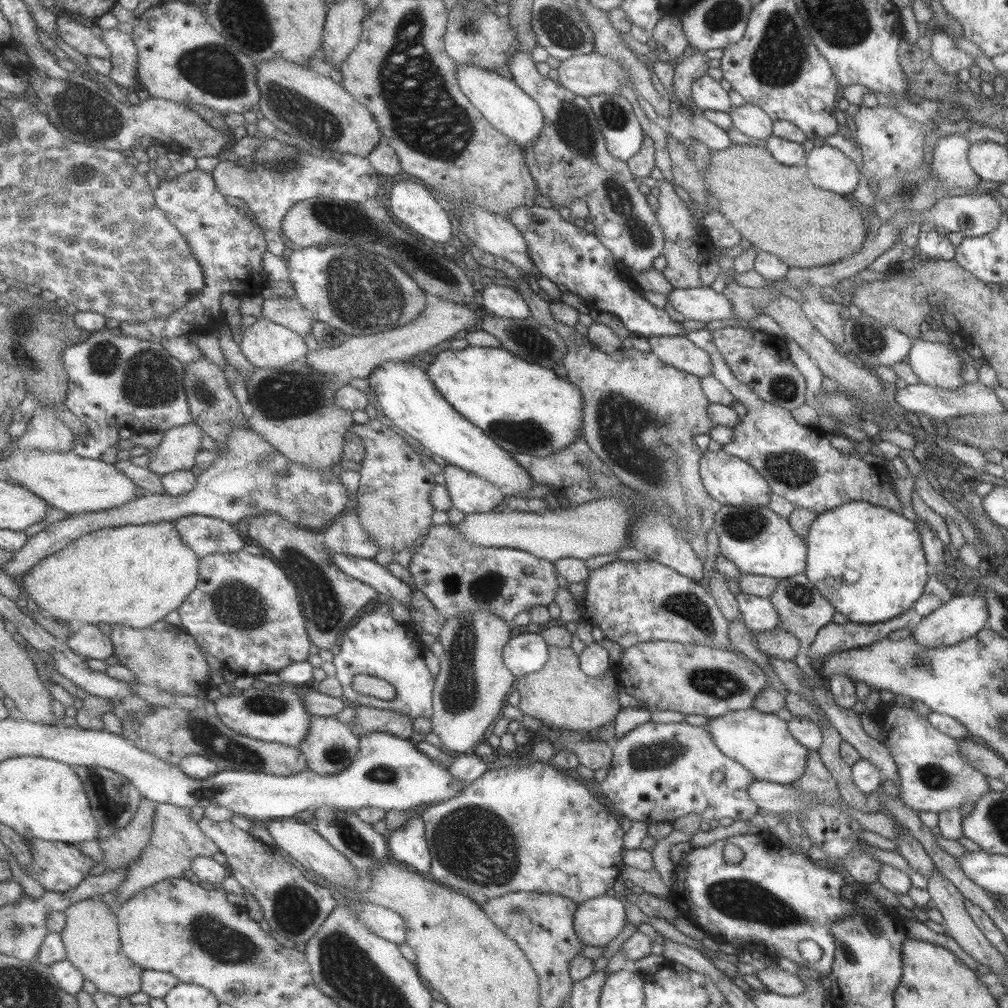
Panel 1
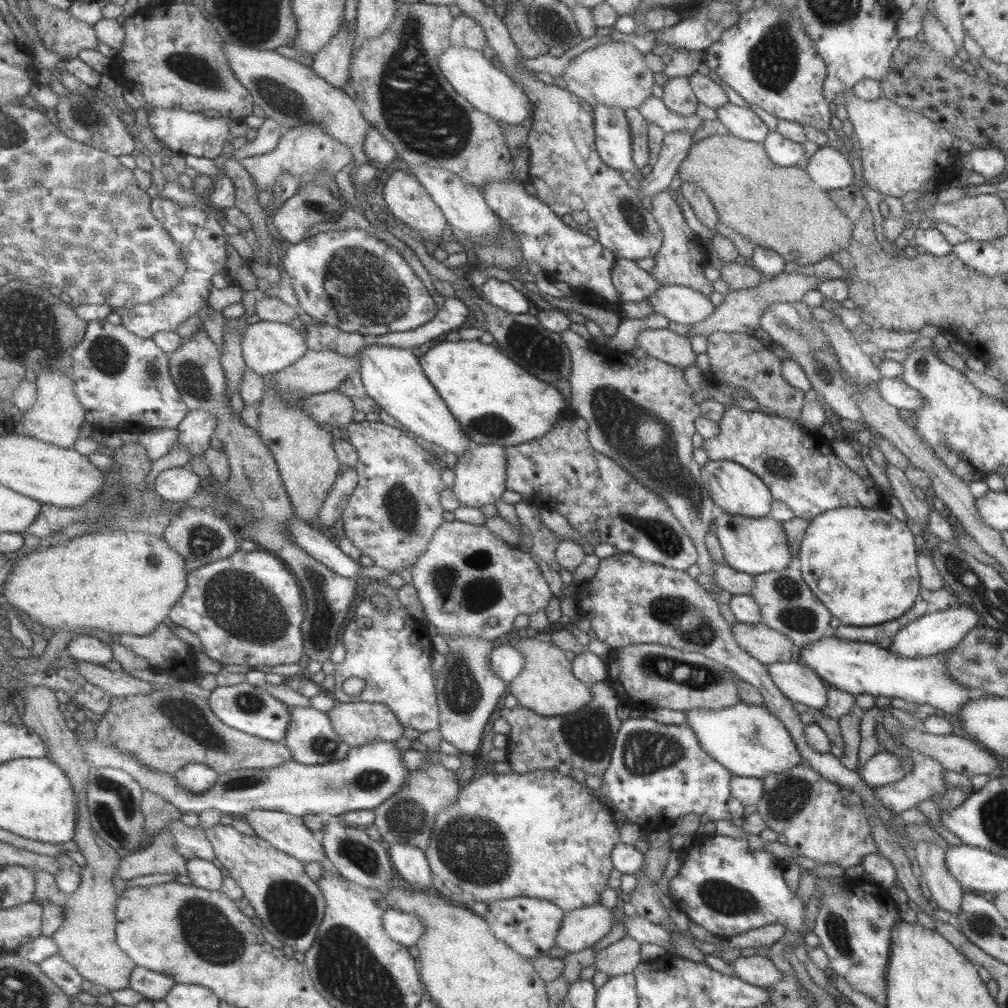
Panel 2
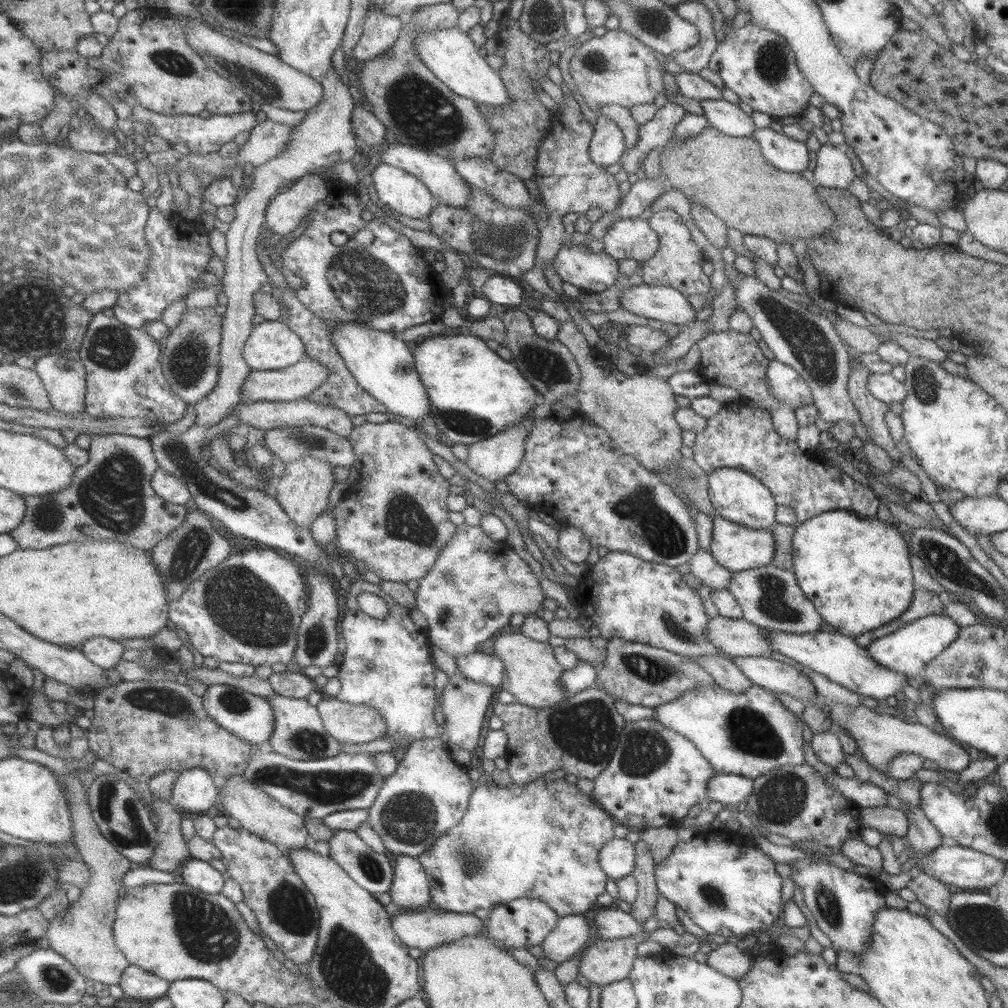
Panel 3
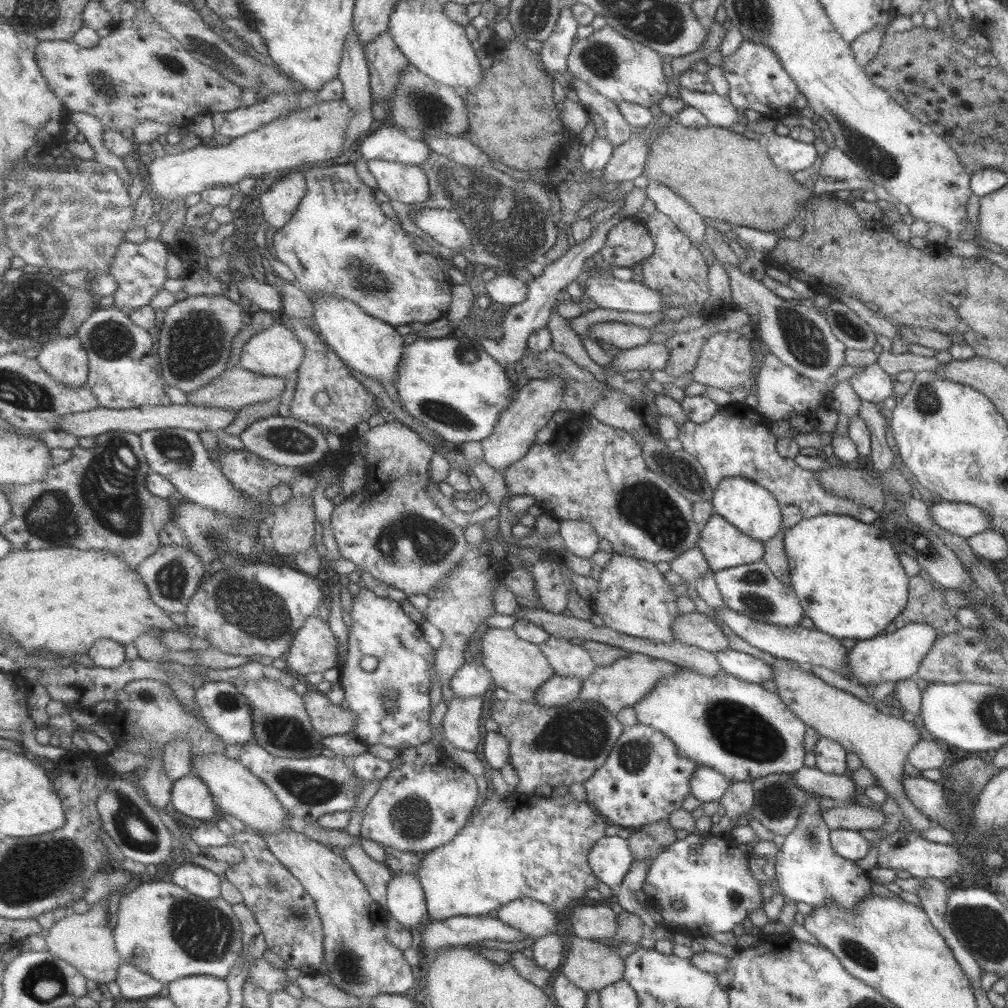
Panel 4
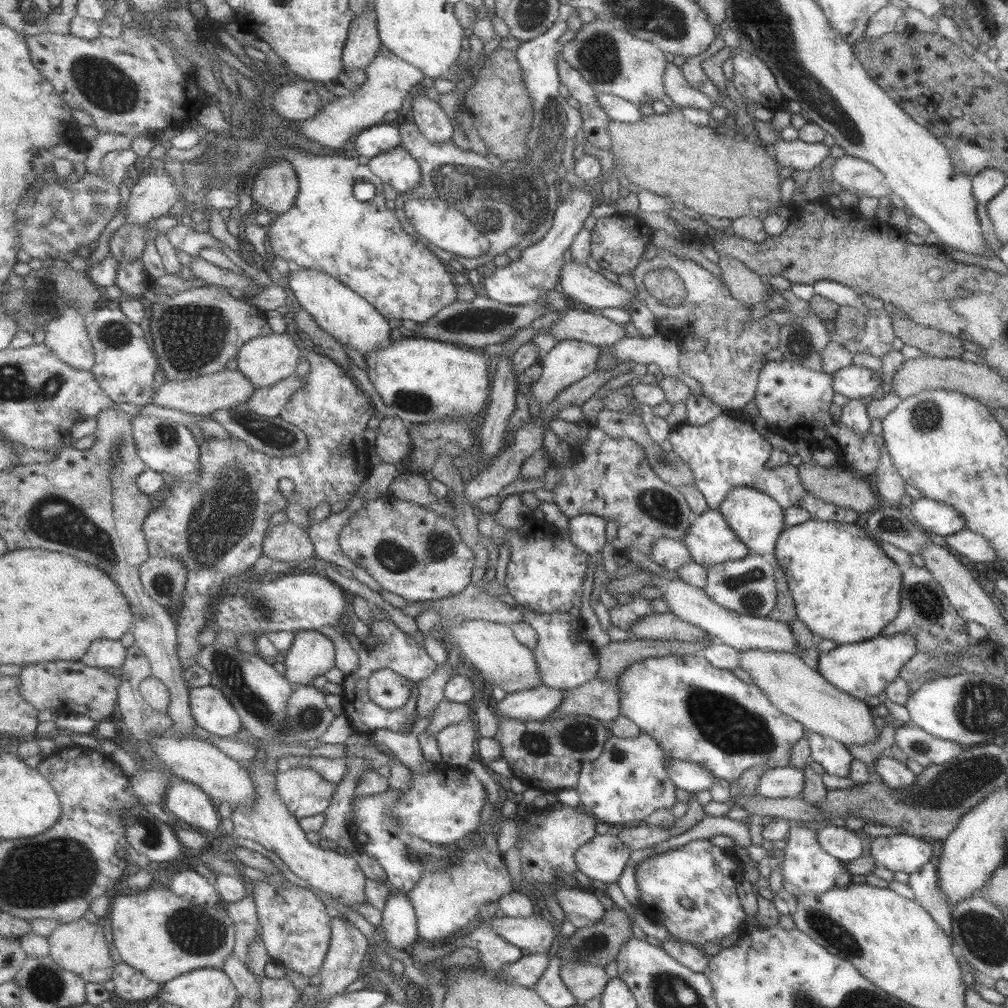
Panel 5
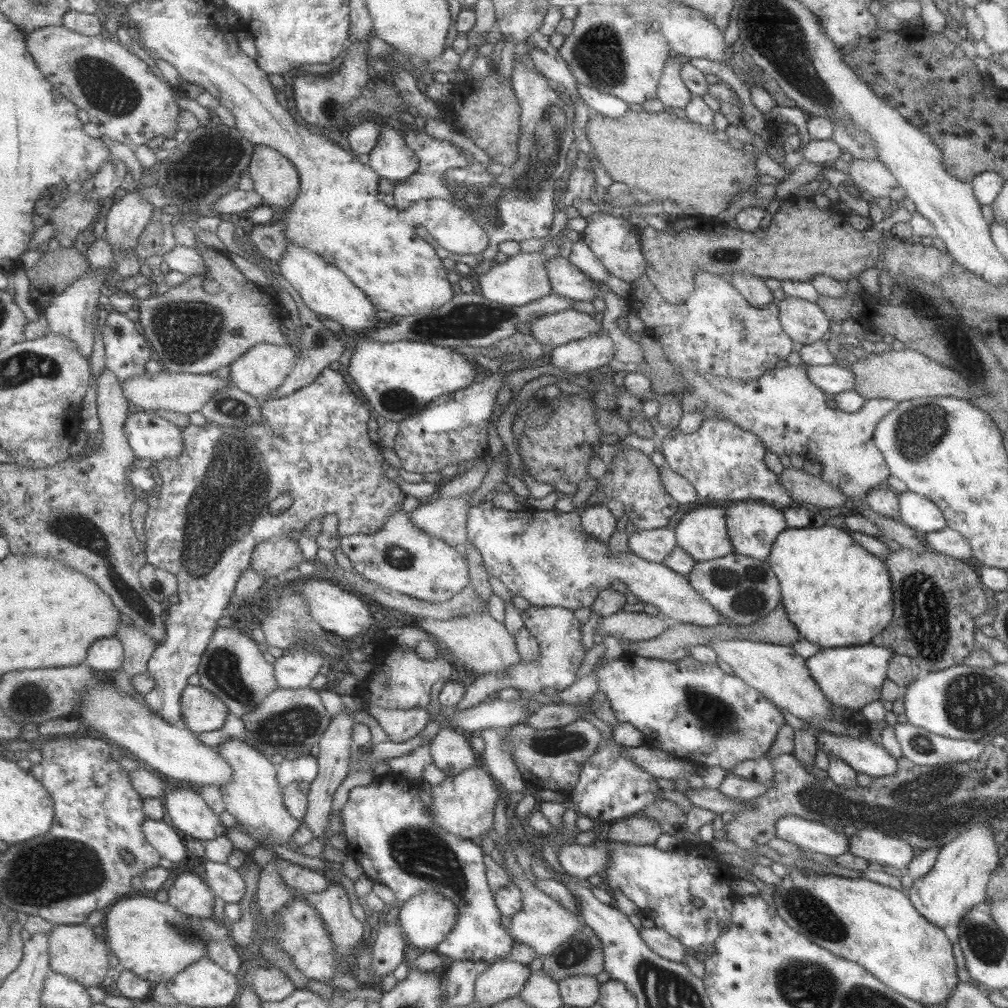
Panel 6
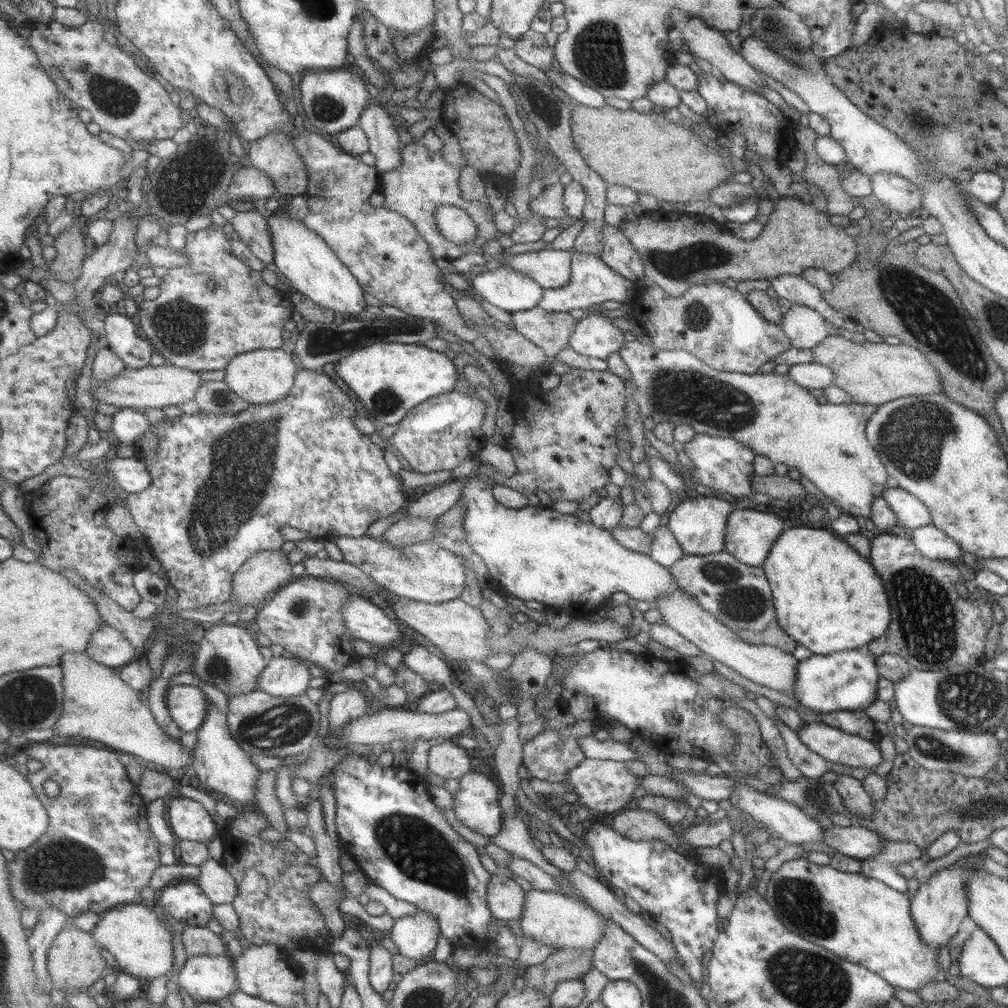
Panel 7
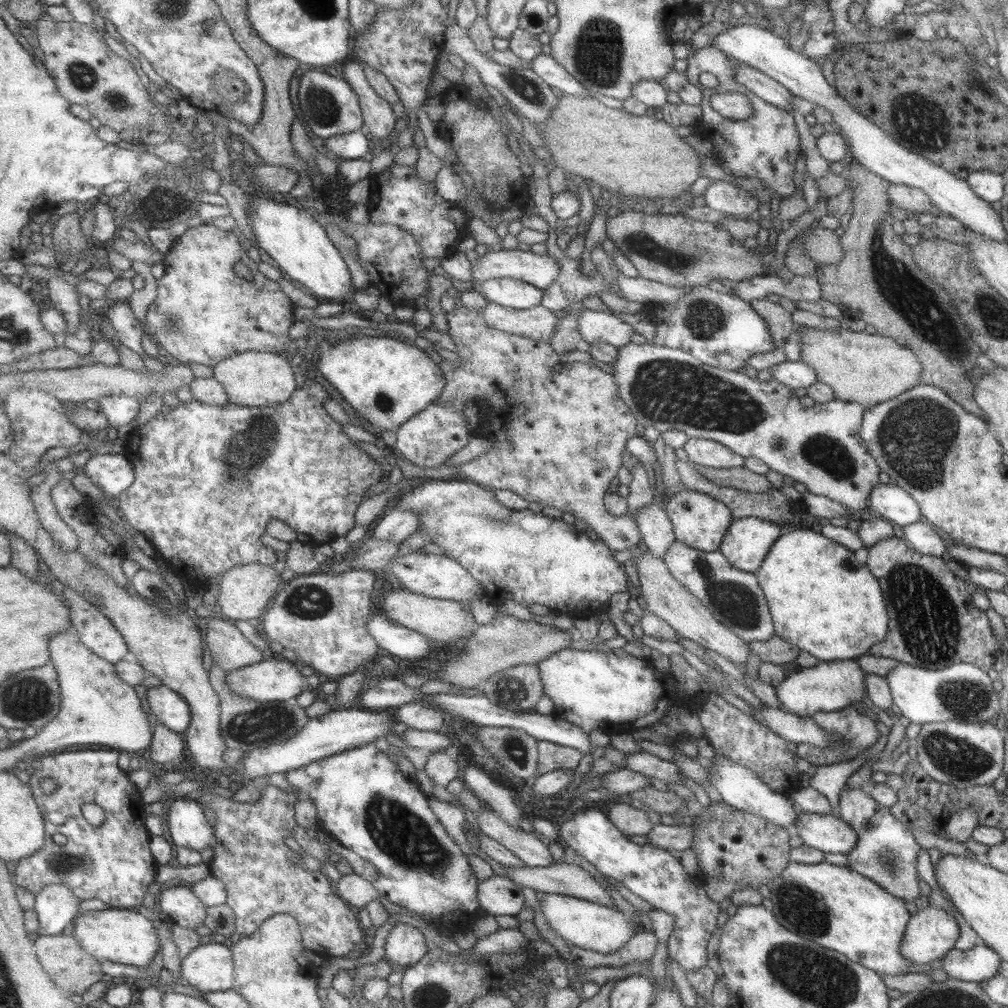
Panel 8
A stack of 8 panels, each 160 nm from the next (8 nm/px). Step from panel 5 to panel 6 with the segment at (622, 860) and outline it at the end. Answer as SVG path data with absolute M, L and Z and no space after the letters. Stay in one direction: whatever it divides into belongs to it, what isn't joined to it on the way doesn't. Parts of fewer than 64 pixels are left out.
M601 841L599 845L567 844L556 851L558 860L568 875L586 879L598 874L602 876L604 868L608 867L608 842Z

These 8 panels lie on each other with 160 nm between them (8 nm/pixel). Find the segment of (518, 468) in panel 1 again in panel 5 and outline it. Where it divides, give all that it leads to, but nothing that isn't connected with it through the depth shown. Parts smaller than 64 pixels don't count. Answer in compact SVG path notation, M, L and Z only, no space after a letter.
M293 267L286 279L287 286L296 296L300 306L311 313L330 335L361 352L363 356L393 342L391 334L393 326L396 326L395 322L383 316L371 302L354 292L336 276L317 269Z

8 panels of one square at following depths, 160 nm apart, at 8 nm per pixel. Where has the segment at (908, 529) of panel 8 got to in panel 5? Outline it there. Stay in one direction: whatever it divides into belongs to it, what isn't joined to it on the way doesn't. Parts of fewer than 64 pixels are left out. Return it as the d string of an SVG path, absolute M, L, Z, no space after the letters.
M965 528L944 536L938 540L950 552L959 558L970 562L994 562L994 550L992 546L982 536L971 532Z

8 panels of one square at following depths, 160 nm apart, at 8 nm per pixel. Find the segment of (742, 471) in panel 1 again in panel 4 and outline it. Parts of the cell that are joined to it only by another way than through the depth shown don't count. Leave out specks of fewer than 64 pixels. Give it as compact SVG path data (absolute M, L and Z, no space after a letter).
M740 476L722 478L717 488L712 491L711 502L715 514L753 540L764 543L782 528L780 505L768 490L751 480L740 478Z

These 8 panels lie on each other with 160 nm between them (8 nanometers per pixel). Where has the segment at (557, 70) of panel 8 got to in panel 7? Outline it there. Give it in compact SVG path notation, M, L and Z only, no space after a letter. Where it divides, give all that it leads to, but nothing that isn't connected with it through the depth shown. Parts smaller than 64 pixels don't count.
M553 67L543 71L558 88L568 94L572 102L581 103L591 108L601 108L603 105L607 105L605 96L583 84L577 77L563 71L557 72Z

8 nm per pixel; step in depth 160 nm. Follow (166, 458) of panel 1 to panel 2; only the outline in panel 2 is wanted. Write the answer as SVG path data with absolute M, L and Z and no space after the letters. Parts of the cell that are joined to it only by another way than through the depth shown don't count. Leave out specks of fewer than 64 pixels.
M191 410L190 413L185 417L185 420L181 422L179 429L179 446L183 446L188 449L191 453L191 457L205 455L207 449L211 447L211 440L215 438L216 428L218 425L218 416L210 410Z

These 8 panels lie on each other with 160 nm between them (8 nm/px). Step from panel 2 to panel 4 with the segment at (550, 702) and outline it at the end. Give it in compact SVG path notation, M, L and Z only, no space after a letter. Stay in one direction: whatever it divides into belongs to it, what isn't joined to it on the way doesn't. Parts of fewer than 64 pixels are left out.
M490 627L478 642L480 646L476 656L482 656L482 664L489 669L495 679L495 686L509 692L511 697L520 701L536 703L537 690L556 676L555 669L545 657L541 646L522 640L513 627Z

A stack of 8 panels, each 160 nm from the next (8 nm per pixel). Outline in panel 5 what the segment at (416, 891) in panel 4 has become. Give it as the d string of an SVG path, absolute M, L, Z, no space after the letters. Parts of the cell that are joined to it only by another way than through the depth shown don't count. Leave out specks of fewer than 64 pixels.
M394 891L381 912L381 925L393 948L406 951L419 940L419 918L407 892Z

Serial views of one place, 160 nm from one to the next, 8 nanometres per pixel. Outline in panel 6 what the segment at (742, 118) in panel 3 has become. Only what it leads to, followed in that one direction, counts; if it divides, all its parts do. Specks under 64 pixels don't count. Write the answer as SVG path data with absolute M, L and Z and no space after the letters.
M669 58L666 61L658 80L656 97L662 102L663 106L683 110L689 102L689 97L693 94L685 88L679 78L680 66L681 63L676 58Z

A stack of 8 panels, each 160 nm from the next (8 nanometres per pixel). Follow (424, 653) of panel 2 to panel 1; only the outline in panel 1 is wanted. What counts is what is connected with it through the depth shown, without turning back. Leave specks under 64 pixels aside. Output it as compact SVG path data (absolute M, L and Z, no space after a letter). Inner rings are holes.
M380 604L374 611L365 613L341 638L339 645L341 650L333 662L337 666L338 681L344 690L343 698L351 705L393 710L413 720L419 717L433 719L437 678L427 668L425 647L420 634L415 632L412 624L397 622L389 604ZM359 674L369 674L387 680L397 689L397 696L393 700L380 700L355 691L353 678Z

